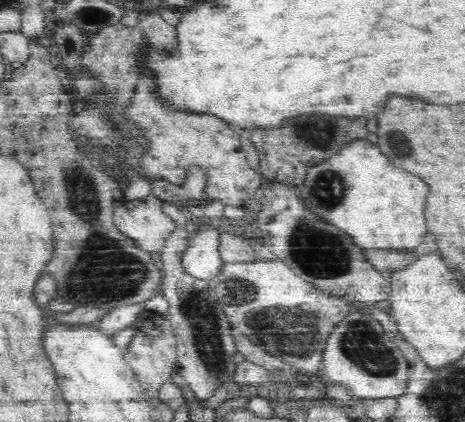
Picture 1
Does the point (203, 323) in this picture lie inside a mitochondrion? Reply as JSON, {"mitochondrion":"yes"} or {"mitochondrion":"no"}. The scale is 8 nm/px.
{"mitochondrion":"yes"}

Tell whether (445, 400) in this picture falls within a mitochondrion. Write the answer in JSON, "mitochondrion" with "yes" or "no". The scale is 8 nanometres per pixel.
{"mitochondrion":"yes"}

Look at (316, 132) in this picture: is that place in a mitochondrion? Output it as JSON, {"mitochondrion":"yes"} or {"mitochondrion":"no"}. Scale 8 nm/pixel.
{"mitochondrion":"yes"}

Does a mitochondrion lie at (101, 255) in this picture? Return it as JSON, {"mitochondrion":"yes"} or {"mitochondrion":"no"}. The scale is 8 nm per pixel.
{"mitochondrion":"yes"}

